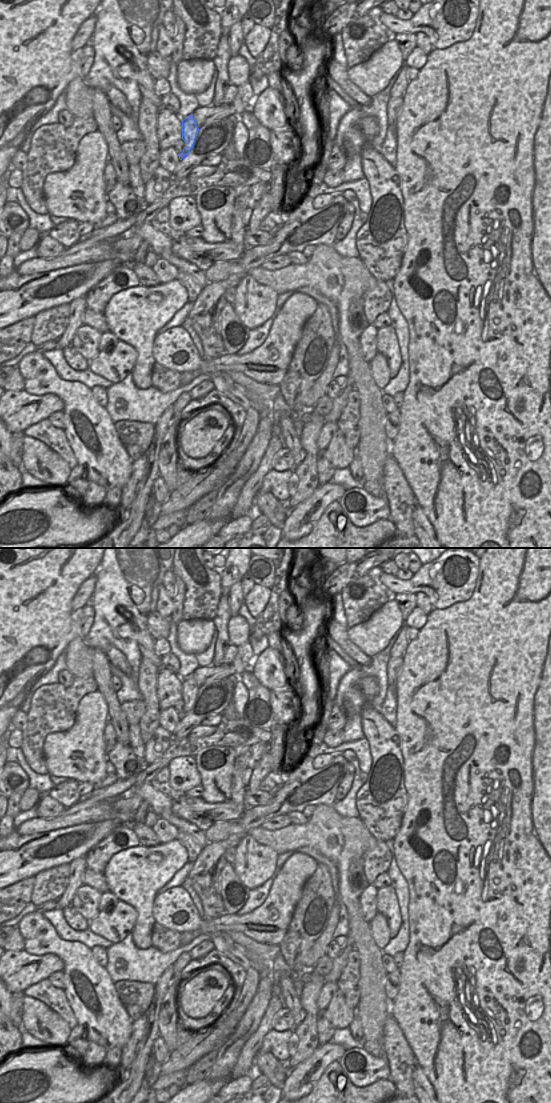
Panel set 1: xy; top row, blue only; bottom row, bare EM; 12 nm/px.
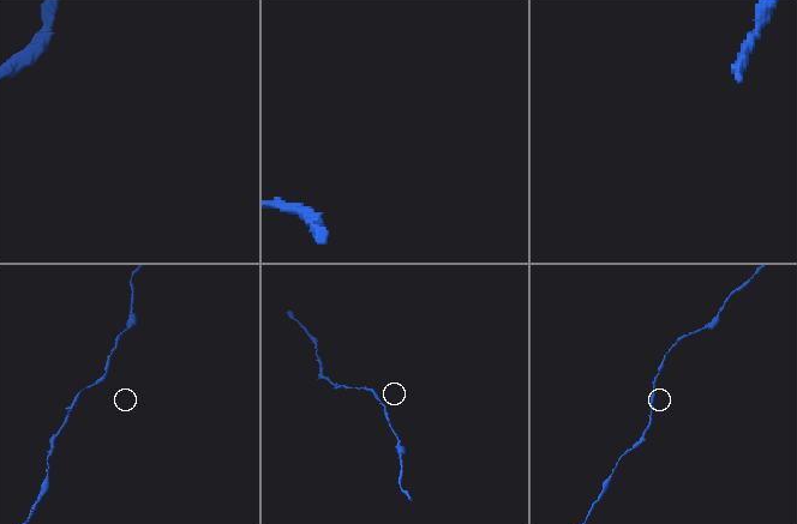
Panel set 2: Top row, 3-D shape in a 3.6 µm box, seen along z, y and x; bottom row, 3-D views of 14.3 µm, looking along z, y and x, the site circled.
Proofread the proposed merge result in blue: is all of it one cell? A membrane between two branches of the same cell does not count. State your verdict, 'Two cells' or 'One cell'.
One cell.

